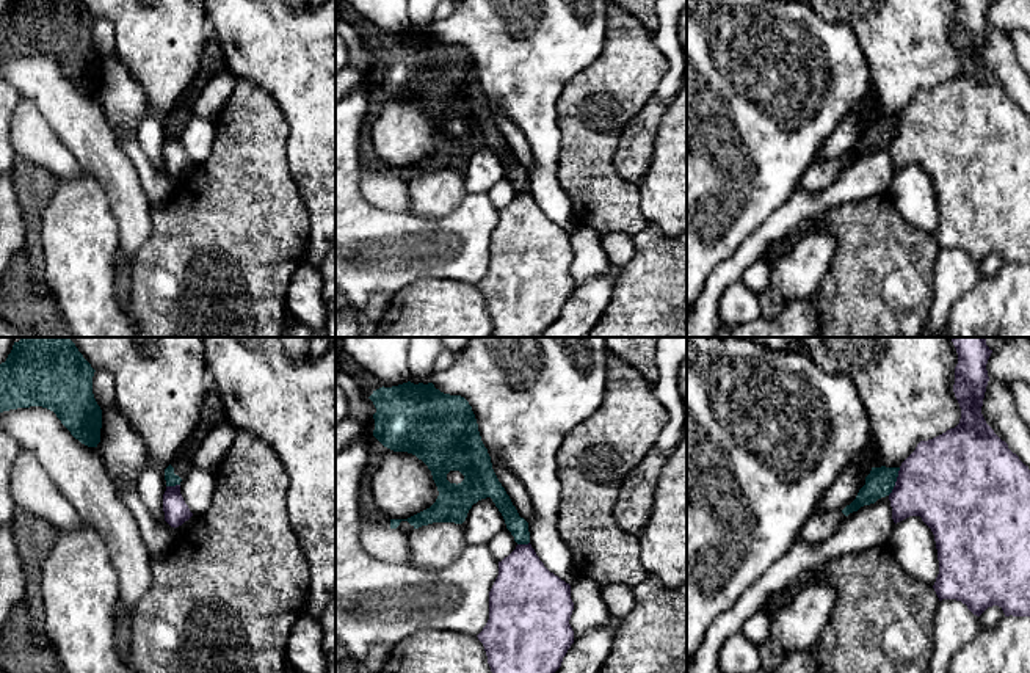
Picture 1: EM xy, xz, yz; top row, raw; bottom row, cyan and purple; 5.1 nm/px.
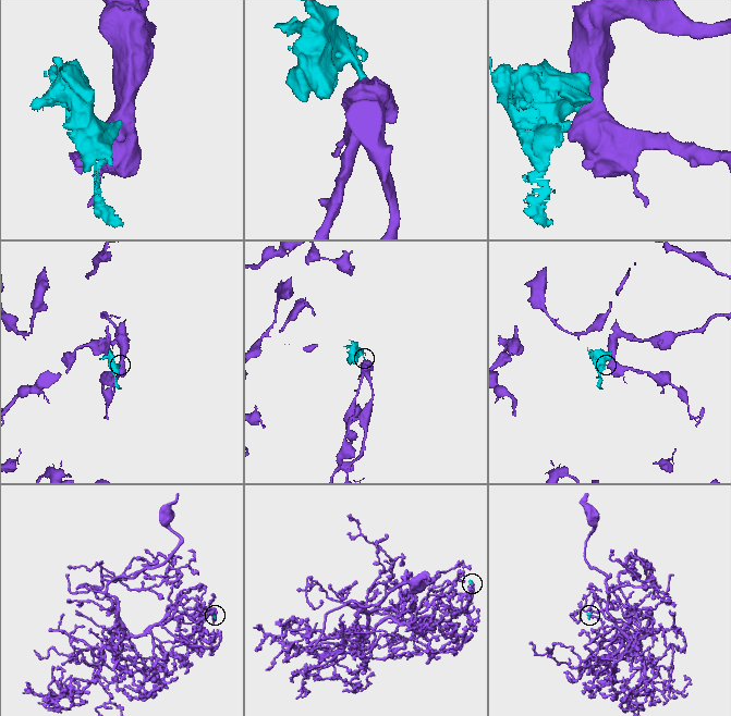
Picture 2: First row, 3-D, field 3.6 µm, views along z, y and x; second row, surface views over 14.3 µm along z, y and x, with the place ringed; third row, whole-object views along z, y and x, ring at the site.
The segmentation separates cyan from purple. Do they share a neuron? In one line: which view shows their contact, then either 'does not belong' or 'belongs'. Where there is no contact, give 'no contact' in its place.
yz | does not belong

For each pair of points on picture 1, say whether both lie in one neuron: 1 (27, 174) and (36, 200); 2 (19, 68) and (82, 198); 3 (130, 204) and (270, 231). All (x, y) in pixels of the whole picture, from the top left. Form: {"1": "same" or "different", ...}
{"1": "same", "2": "different", "3": "different"}

